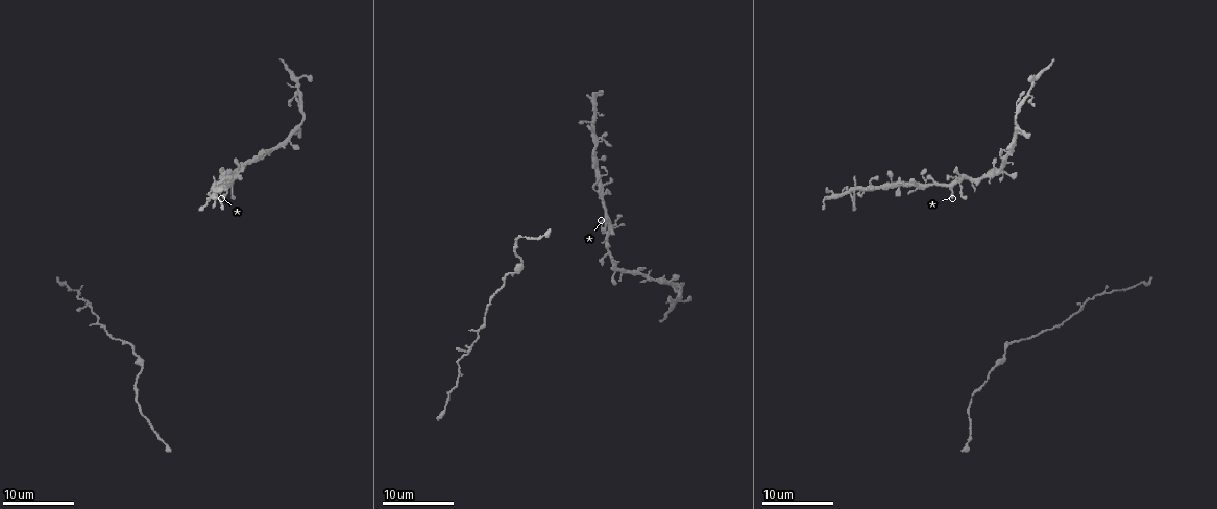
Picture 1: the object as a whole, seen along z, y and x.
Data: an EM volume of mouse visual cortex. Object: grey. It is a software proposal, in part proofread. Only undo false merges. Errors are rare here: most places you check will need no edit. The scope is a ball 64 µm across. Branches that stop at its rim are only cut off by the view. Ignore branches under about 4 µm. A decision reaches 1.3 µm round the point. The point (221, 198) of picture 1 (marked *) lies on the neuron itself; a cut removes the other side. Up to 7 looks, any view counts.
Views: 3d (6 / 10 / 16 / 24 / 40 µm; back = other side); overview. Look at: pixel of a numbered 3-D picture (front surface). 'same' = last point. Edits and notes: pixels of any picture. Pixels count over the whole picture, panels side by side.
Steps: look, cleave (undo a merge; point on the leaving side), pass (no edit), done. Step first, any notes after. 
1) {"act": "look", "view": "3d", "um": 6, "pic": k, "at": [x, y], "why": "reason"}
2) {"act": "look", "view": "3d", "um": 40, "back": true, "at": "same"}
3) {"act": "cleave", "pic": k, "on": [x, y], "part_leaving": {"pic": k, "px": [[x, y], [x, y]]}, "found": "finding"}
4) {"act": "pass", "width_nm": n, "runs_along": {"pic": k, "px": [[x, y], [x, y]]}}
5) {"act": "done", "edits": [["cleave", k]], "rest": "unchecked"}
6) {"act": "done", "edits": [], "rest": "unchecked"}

{"act": "look", "view": "3d", "um": 10, "pic": 1, "at": [949, 184], "why": "branch point"}

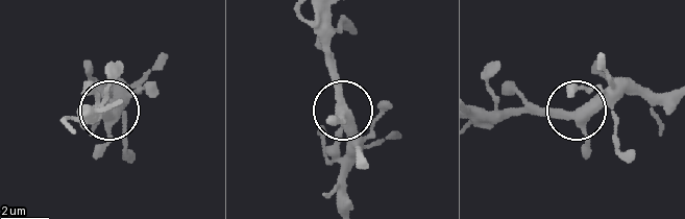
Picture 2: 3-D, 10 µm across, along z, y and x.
{"act": "look", "view": "3d", "um": 10, "back": true, "pic": 2, "at": [576, 114]}

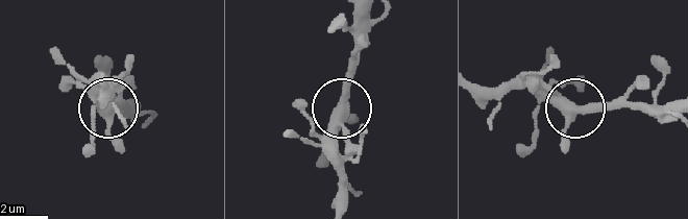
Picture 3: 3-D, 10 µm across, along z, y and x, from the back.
{"act": "pass", "side_arm_um": 21, "runs_along": {"pic": 3, "px": [[564, 150], [564, 128], [575, 113], [652, 104]]}, "found": "all the same neuron"}

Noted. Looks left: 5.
{"act": "look", "view": "3d", "um": 10, "pic": 1, "at": [298, 90], "why": "thin neck"}

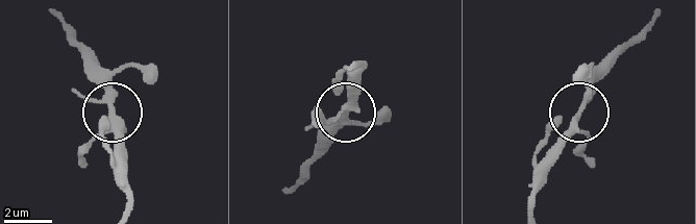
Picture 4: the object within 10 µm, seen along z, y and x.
{"act": "pass", "arms": 5, "runs_along": {"pic": 4, "px": [[125, 210], [125, 139], [95, 51]]}, "found": "continuous, no second neuron"}

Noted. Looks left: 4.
{"act": "look", "view": "3d", "um": 6, "pic": 1, "at": [479, 334]}

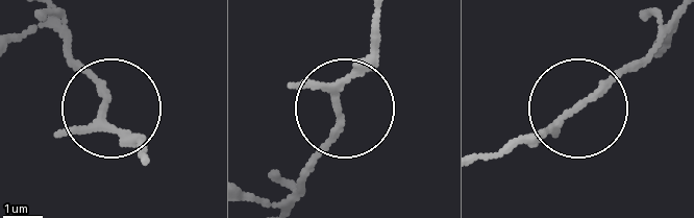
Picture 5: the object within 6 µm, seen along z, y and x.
{"act": "pass", "width_nm": 140, "found": "one neuron here"}

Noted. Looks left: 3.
{"act": "done", "edits": [], "rest": "unchecked"}

